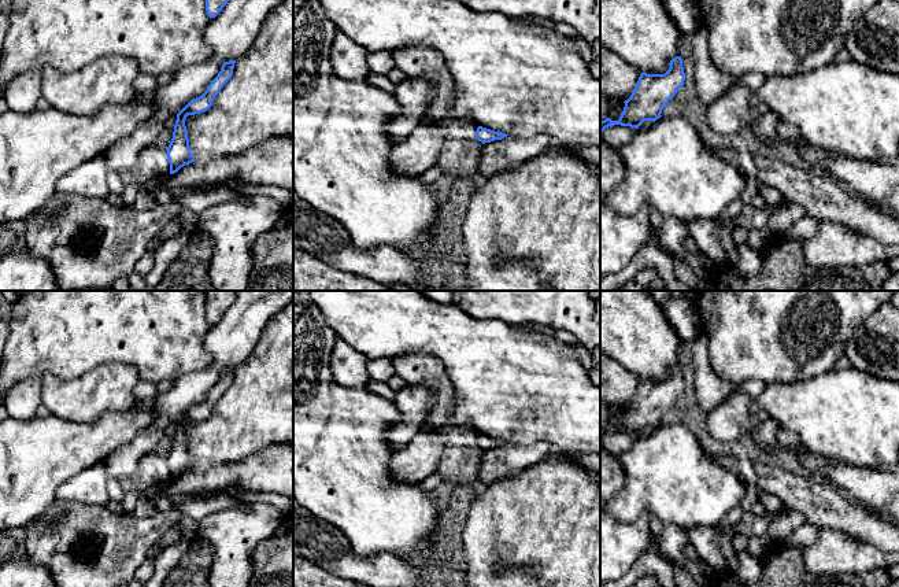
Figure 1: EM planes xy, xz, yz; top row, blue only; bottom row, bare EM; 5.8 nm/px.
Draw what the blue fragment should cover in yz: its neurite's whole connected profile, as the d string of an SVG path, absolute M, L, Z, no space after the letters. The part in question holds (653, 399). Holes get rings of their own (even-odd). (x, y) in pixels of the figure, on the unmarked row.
M681 363L673 365L669 373L665 381L641 380L630 405L624 409L625 414L619 427L606 425L600 428L600 439L614 432L639 436L644 428L655 429L659 427L663 414L685 388Z

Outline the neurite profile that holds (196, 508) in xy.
M218 491L206 498L173 498L173 509L192 517L197 523L210 513L245 505L249 503L244 502L243 499L227 495L225 491Z

